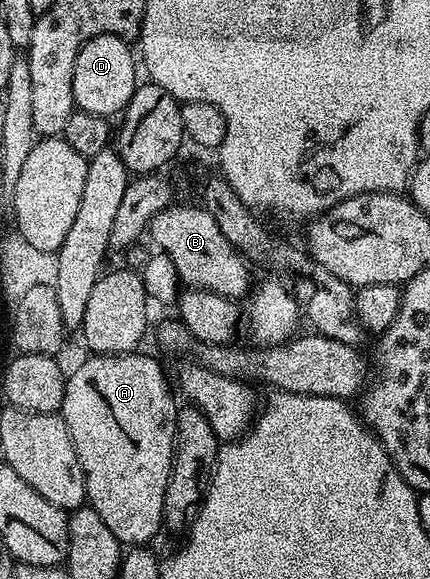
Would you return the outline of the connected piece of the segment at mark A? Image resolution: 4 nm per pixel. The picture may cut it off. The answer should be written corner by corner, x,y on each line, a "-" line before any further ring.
128,353
125,355
96,355
92,354
75,372
66,376
67,388
63,398
63,410
61,418
69,429
71,440
75,446
75,452
79,458
79,464
83,470
83,480
87,486
86,502
95,510
97,517
109,525
109,533
117,537
123,545
147,545
152,541
158,531
163,527
163,502
165,501
165,485
169,481
171,472
171,458
175,455
175,412
177,402
171,396
171,387
167,384
167,375
163,367
151,355
139,355
140,353

